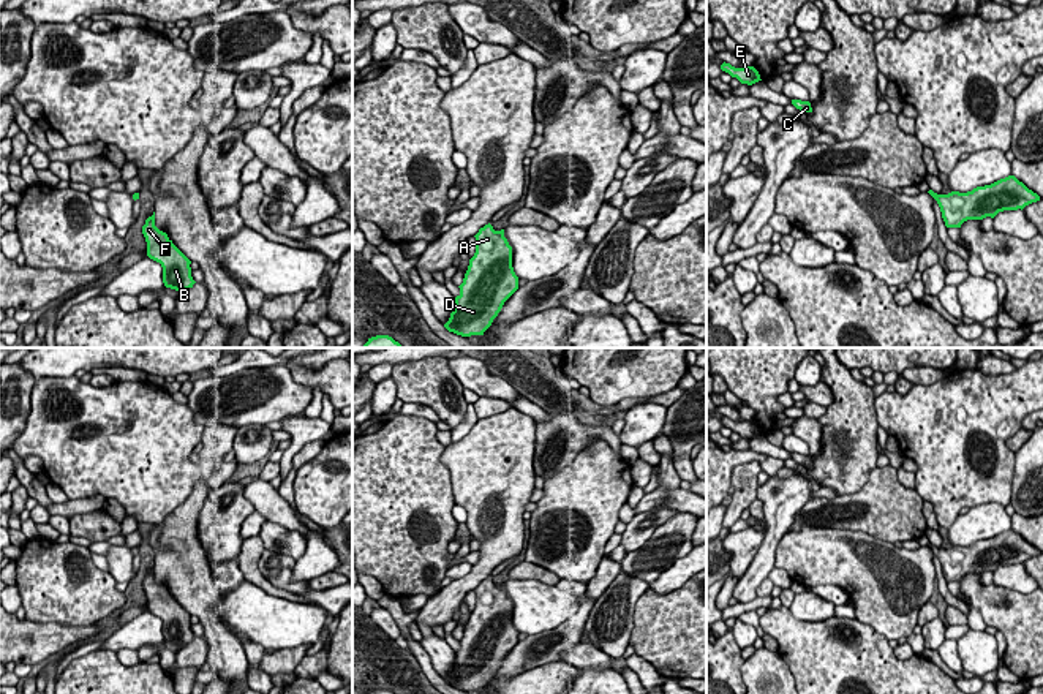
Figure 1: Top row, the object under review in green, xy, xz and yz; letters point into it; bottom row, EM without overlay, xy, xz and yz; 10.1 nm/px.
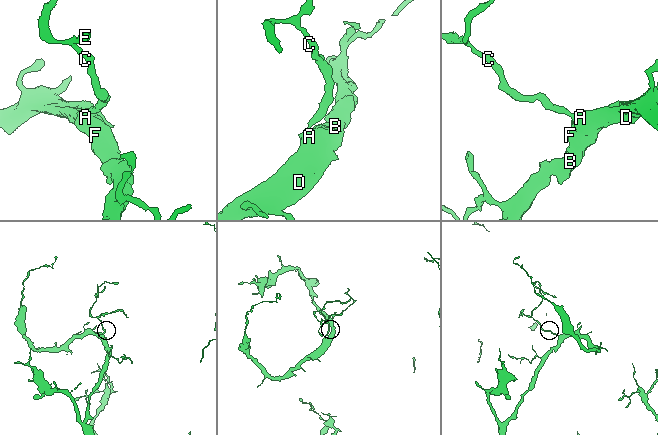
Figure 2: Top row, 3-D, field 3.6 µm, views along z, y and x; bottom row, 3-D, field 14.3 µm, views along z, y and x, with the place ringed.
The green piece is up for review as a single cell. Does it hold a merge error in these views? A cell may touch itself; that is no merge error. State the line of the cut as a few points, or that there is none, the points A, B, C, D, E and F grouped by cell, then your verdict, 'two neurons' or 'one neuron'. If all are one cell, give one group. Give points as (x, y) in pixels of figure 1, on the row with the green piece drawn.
cut none; groups A B C D E F; one neuron

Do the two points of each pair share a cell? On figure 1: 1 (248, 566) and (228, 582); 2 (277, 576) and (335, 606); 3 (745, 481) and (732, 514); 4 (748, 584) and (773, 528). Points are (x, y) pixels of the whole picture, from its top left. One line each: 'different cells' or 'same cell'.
1: different cells
2: same cell
3: same cell
4: same cell

